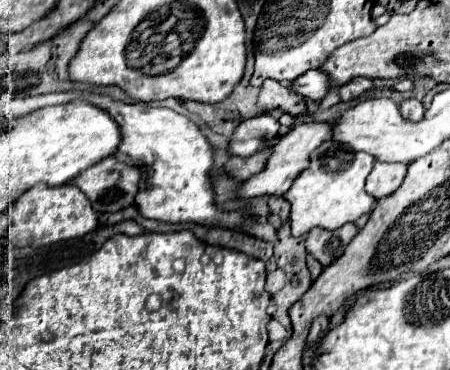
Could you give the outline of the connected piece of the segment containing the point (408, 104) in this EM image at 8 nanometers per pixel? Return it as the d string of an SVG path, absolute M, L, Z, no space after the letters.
M404 99L400 103L400 111L402 111L404 119L414 119L416 123L424 117L424 107L418 99Z

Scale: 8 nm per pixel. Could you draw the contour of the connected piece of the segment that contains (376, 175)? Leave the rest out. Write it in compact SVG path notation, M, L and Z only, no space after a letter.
M374 163L368 179L366 179L366 191L372 195L376 201L392 195L404 181L406 177L406 167L404 163Z

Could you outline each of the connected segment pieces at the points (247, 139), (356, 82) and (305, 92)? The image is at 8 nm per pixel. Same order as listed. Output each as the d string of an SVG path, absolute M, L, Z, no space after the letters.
M256 115L244 119L234 135L228 139L228 153L232 157L248 157L260 151L266 141L272 141L280 129L280 123L270 115Z
M364 77L352 79L350 83L346 83L346 85L340 87L342 101L354 101L354 99L362 97L364 93L368 93L372 87L374 87L374 81L372 79L364 79Z
M312 69L304 75L300 75L300 79L294 79L290 83L290 89L300 95L300 97L306 97L306 99L314 99L314 101L320 101L324 99L324 95L328 93L330 85L328 85L328 75L322 73L320 69Z

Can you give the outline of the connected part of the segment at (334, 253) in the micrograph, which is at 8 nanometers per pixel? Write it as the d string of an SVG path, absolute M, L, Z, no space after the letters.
M348 223L336 231L326 231L326 229L312 229L306 235L306 249L312 253L324 267L328 267L334 259L338 259L348 243L356 237L358 229L354 223Z

